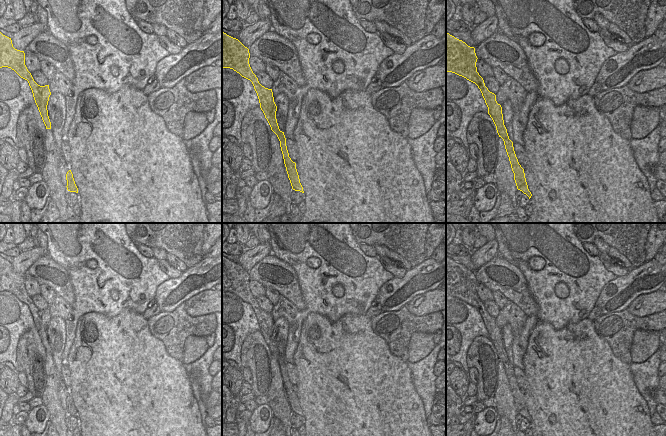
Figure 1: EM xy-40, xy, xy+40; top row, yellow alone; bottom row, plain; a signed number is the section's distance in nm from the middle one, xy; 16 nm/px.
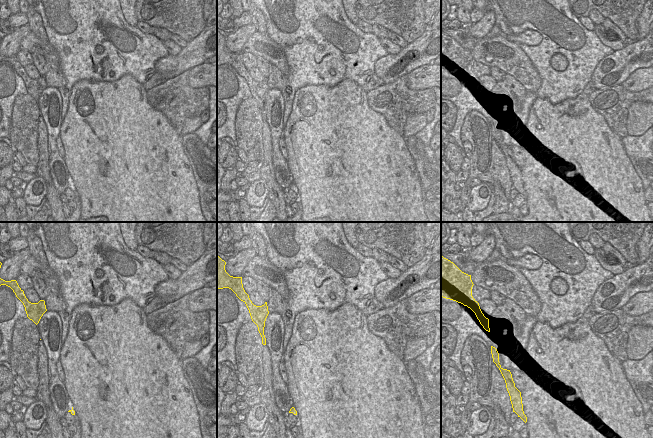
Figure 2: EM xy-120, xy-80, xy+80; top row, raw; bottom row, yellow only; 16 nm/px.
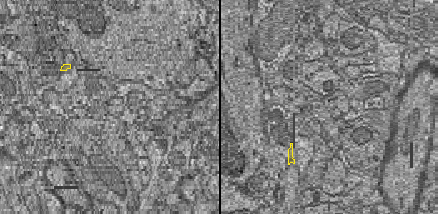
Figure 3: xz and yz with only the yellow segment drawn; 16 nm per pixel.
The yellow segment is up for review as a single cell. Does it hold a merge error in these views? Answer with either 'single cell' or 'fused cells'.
single cell

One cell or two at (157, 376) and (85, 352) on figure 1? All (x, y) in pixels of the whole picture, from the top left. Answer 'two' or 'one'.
one

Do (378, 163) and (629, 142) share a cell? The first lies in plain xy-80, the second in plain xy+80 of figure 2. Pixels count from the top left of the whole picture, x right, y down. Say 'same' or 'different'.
different

